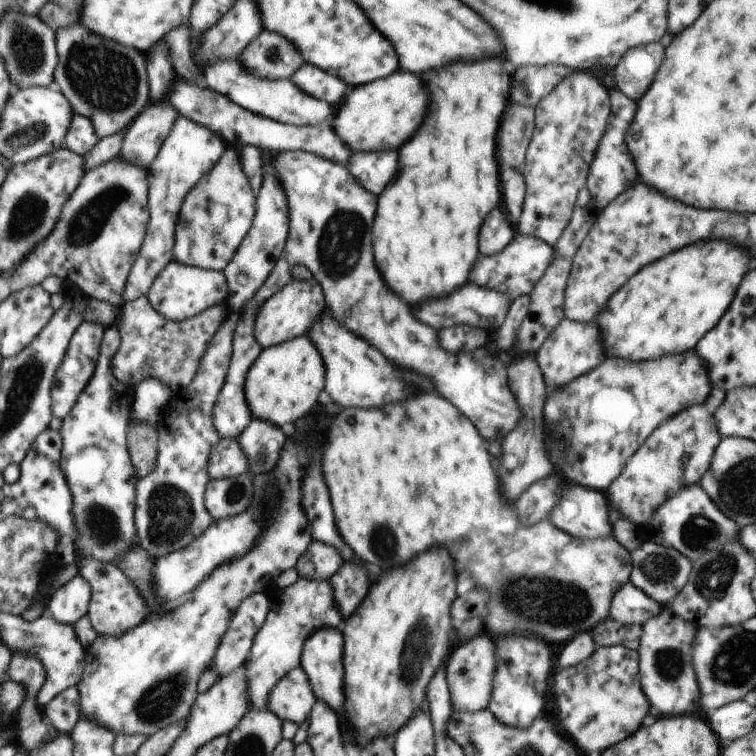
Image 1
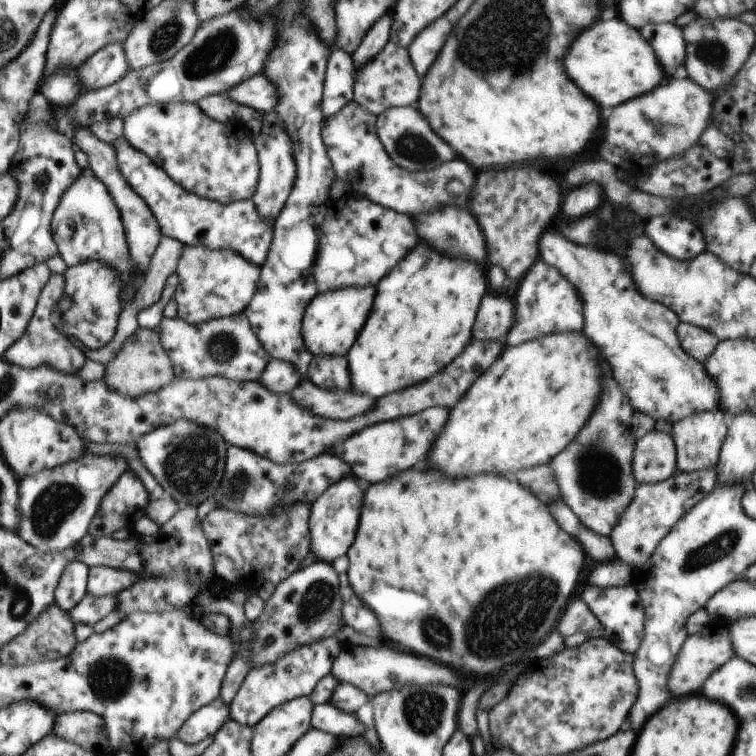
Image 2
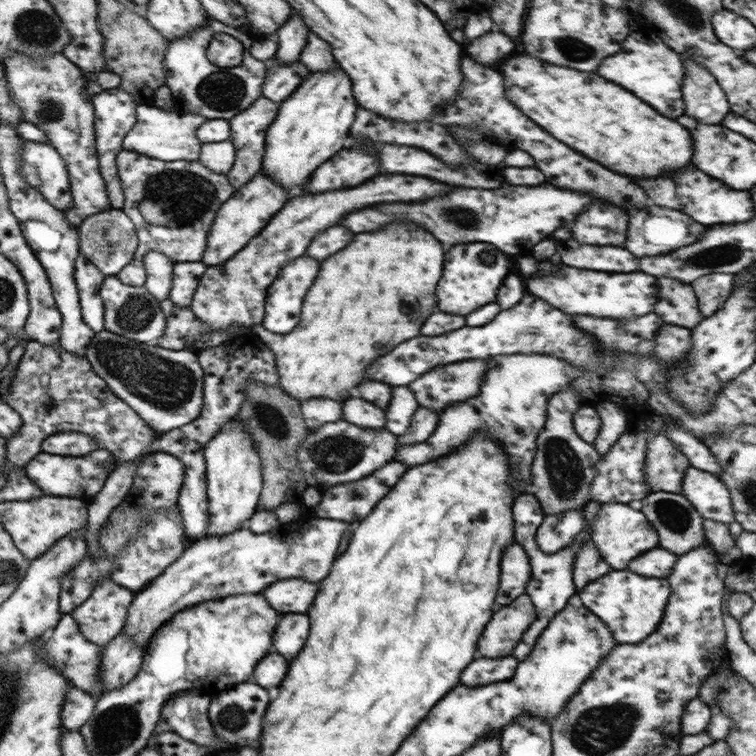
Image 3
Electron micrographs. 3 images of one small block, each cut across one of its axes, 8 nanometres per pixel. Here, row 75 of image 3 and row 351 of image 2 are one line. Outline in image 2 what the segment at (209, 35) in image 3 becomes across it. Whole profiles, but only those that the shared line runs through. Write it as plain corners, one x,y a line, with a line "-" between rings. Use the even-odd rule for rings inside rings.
245,311
234,316
208,320
202,324
188,324
182,318
163,317
160,342
172,362
176,377
205,379
220,377
232,380
258,380
270,360
270,356
252,330

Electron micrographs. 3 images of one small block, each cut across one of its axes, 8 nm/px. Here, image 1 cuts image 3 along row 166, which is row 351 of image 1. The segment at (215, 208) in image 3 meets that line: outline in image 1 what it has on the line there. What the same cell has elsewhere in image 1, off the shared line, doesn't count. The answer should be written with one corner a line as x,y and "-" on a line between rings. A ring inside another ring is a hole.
146,295
125,302
122,308
122,320
117,328
121,336
120,347
112,358
112,374
118,382
128,386
136,386
146,378
156,378
158,382
168,384
171,391
192,383
196,368
200,367
200,358
204,356
214,332
228,316
225,304
221,304
180,322
166,320
152,308

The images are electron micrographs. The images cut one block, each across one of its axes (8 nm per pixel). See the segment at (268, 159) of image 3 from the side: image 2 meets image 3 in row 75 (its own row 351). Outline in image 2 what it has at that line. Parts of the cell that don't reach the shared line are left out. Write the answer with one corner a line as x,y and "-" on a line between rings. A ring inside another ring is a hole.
364,286
364,288
340,288
332,292
318,294
306,307
302,319
302,336
306,350
312,356
344,356
348,348
354,344
358,332
362,330
368,312
374,304
376,288

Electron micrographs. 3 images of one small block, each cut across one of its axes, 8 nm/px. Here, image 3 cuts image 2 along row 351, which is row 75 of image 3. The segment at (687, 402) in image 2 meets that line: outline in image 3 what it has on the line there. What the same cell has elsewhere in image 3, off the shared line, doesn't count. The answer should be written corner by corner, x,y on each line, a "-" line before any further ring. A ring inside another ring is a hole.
640,30
631,31
624,39
622,50
614,56
604,58
604,62
596,70
602,78
620,84
628,92
636,94
644,102
652,104
662,116
678,118
684,114
684,102
682,102
682,78
684,68
680,56
664,43
662,37
651,38

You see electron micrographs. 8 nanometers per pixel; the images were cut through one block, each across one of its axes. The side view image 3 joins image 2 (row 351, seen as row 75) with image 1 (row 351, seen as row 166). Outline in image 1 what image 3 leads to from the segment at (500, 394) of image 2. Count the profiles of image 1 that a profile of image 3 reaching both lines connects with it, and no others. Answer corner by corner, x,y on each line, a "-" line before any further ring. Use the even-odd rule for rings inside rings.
706,240
690,244
688,248
676,250
654,264
648,264
632,276
606,304
604,312
600,314
600,328
602,338
606,346
606,356
618,356
628,360
654,360
664,354
680,354
686,350
694,350
698,340
710,332
718,322
720,316
728,310
738,284
750,270
750,256
742,248
736,248
736,244
728,240

